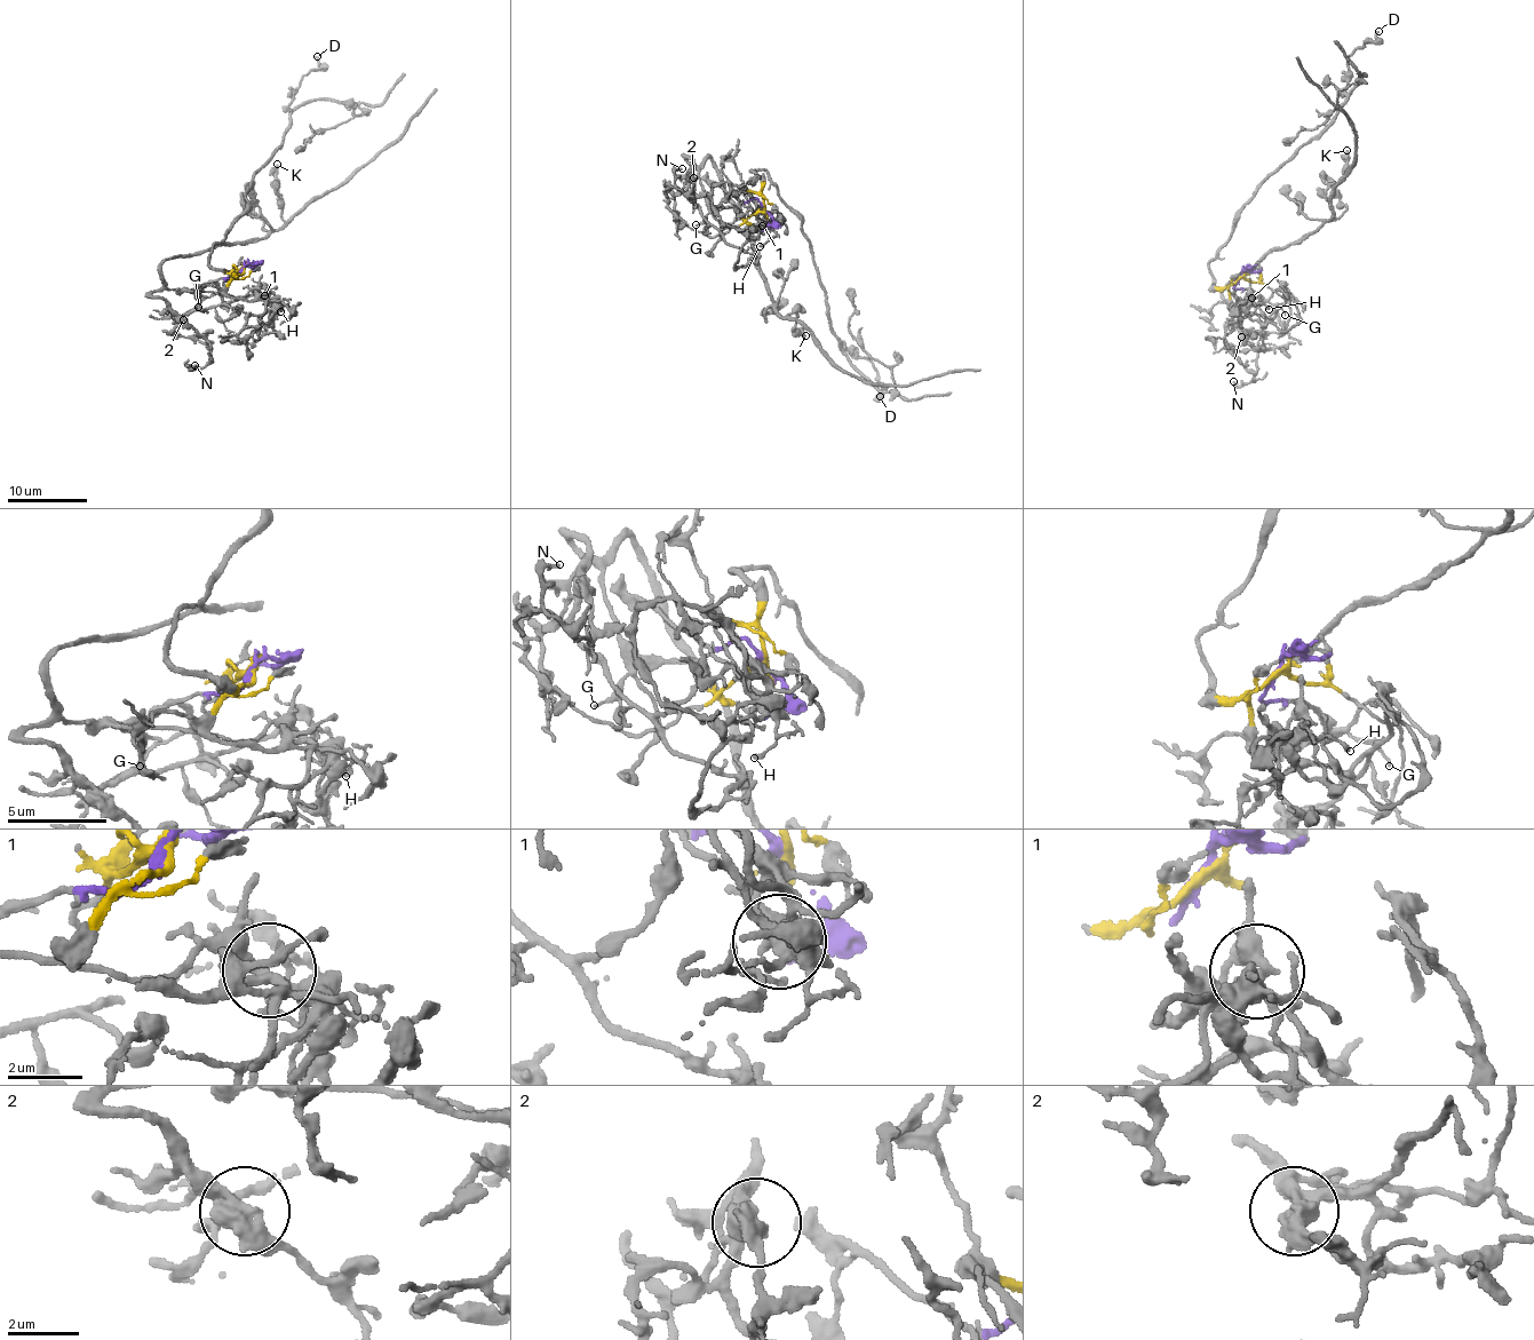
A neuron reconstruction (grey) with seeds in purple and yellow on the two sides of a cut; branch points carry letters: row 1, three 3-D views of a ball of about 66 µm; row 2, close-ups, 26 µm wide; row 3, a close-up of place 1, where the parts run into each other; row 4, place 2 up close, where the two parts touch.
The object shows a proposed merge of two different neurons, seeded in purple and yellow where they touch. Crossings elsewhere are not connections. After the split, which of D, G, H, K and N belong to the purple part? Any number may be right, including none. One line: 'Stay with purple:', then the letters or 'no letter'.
Stay with purple: G, H, K, N

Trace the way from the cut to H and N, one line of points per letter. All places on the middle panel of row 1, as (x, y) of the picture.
H: (764, 209), (755, 199), (718, 208), (712, 189), (720, 184), (757, 214), (768, 234), (760, 246)
N: (764, 209), (755, 199), (718, 208), (686, 159), (692, 161), (696, 199), (686, 197), (675, 185), (681, 168)

